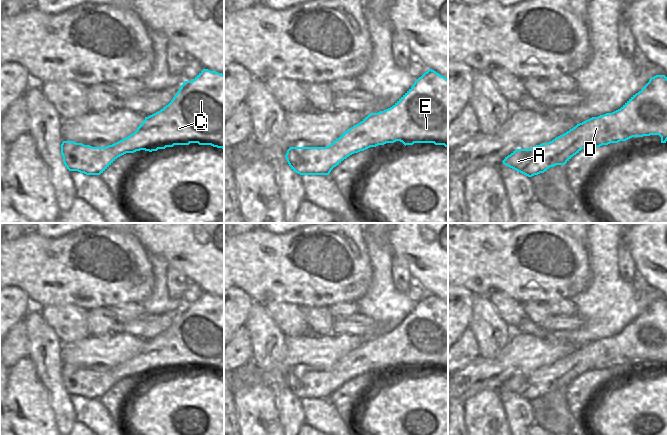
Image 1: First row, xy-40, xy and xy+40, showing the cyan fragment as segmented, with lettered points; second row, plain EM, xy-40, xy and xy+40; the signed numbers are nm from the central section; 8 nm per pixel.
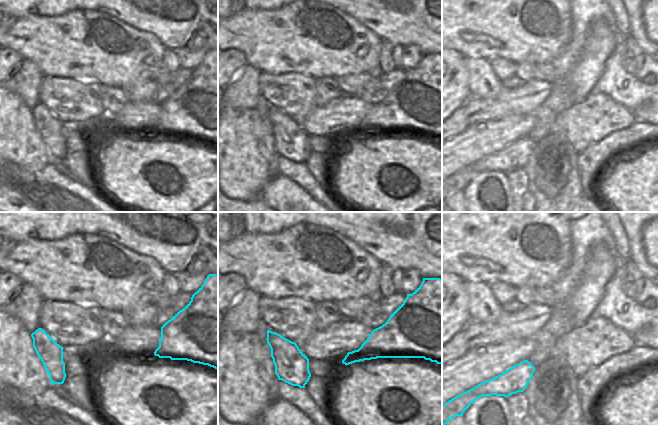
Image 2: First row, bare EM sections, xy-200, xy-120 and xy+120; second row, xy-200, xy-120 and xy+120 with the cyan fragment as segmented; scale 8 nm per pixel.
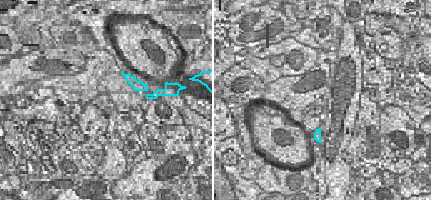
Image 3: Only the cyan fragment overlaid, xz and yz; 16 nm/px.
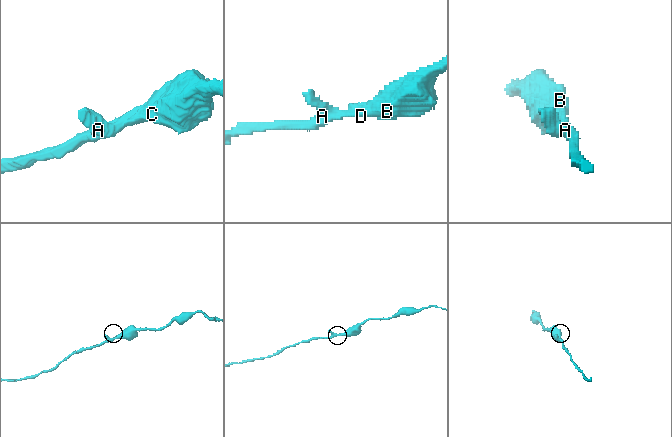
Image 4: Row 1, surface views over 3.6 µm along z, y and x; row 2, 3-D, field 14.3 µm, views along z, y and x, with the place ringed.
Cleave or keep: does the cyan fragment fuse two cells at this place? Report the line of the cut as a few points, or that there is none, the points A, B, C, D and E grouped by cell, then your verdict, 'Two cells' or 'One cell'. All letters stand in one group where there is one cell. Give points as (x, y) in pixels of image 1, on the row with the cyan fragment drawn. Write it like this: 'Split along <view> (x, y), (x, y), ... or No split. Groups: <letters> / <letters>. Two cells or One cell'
No split. Groups: A B C D E. One cell

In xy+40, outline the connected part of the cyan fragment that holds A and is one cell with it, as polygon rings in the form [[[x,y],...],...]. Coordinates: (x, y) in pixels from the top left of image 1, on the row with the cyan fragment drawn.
[[[665,75],[651,77],[649,82],[620,109],[579,123],[548,143],[542,143],[530,149],[516,149],[502,162],[504,165],[532,177],[544,173],[550,167],[565,165],[582,149],[650,135],[659,135],[661,143],[667,141],[667,77]]]

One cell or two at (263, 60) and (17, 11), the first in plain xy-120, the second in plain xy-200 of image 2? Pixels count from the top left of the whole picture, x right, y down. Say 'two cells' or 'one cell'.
two cells

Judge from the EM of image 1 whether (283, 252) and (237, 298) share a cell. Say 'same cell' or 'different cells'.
different cells

